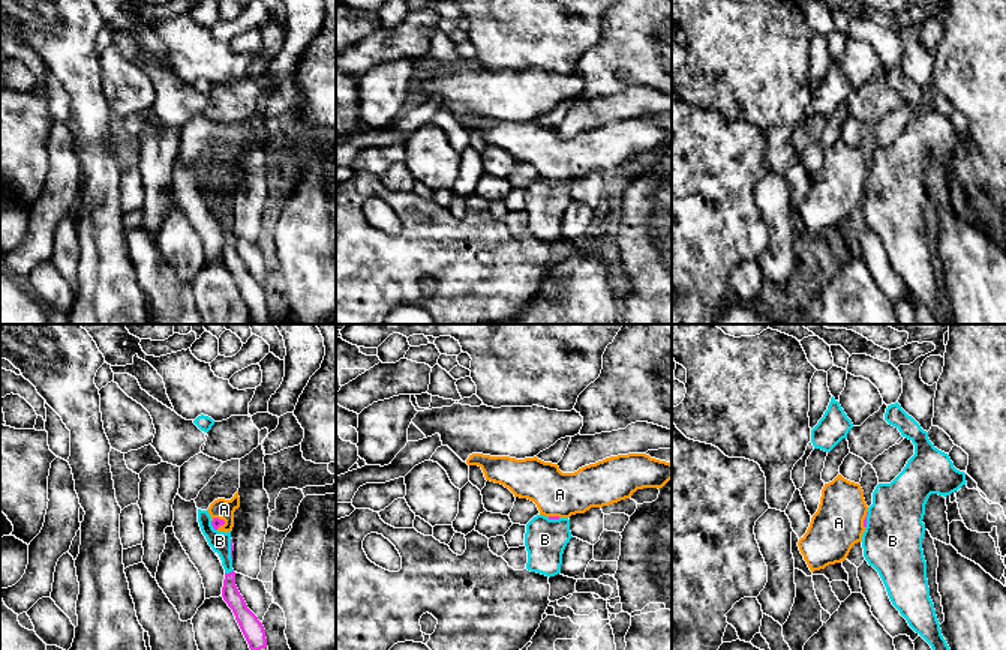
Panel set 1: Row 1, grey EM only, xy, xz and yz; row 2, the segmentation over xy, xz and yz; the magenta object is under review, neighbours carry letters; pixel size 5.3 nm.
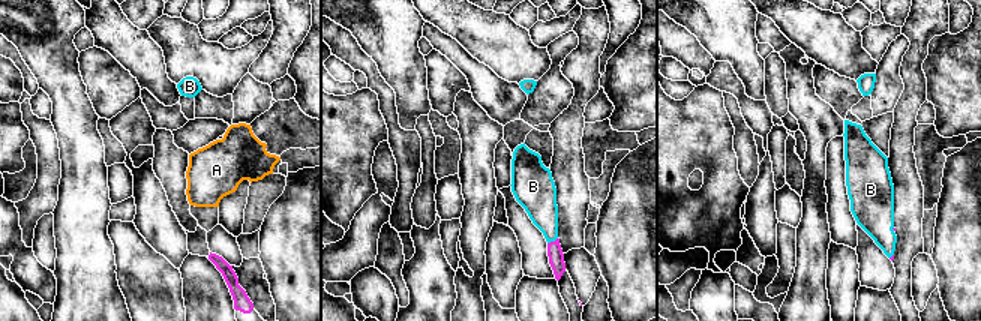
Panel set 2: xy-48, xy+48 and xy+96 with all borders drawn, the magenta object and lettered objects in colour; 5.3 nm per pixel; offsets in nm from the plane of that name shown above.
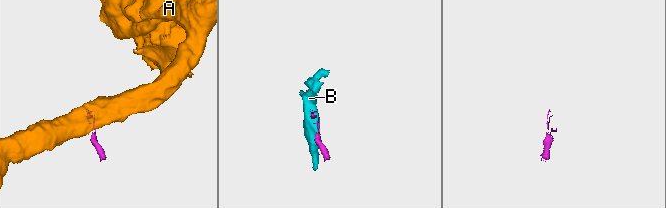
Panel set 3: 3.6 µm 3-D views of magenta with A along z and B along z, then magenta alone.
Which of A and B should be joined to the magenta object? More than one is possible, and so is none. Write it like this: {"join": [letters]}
{"join": ["B"]}

